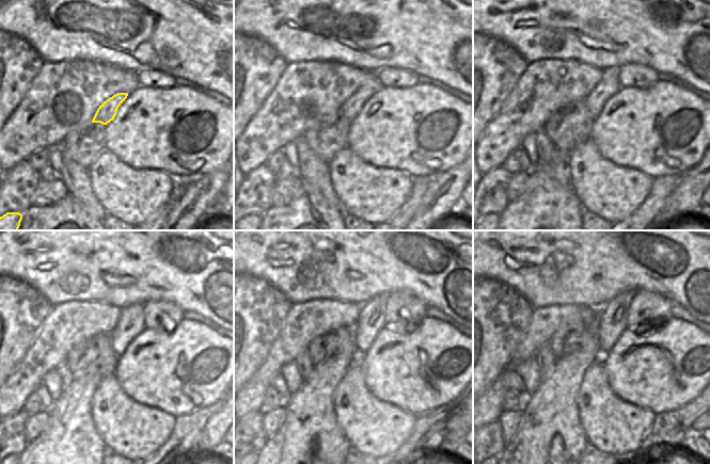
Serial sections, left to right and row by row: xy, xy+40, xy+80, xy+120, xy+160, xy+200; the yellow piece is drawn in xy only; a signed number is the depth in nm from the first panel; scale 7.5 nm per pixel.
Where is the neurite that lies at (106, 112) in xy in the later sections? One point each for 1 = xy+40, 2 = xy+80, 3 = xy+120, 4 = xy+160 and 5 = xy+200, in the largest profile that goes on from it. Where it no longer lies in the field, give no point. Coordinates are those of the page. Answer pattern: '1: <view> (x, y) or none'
1: xy+40 (351, 107)
2: xy+80 (596, 100)
3: xy+120 (120, 338)
4: xy+160 (375, 308)
5: xy+200 (616, 309)

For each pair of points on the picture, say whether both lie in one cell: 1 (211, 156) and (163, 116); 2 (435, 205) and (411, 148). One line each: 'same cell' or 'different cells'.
1: same cell
2: different cells

